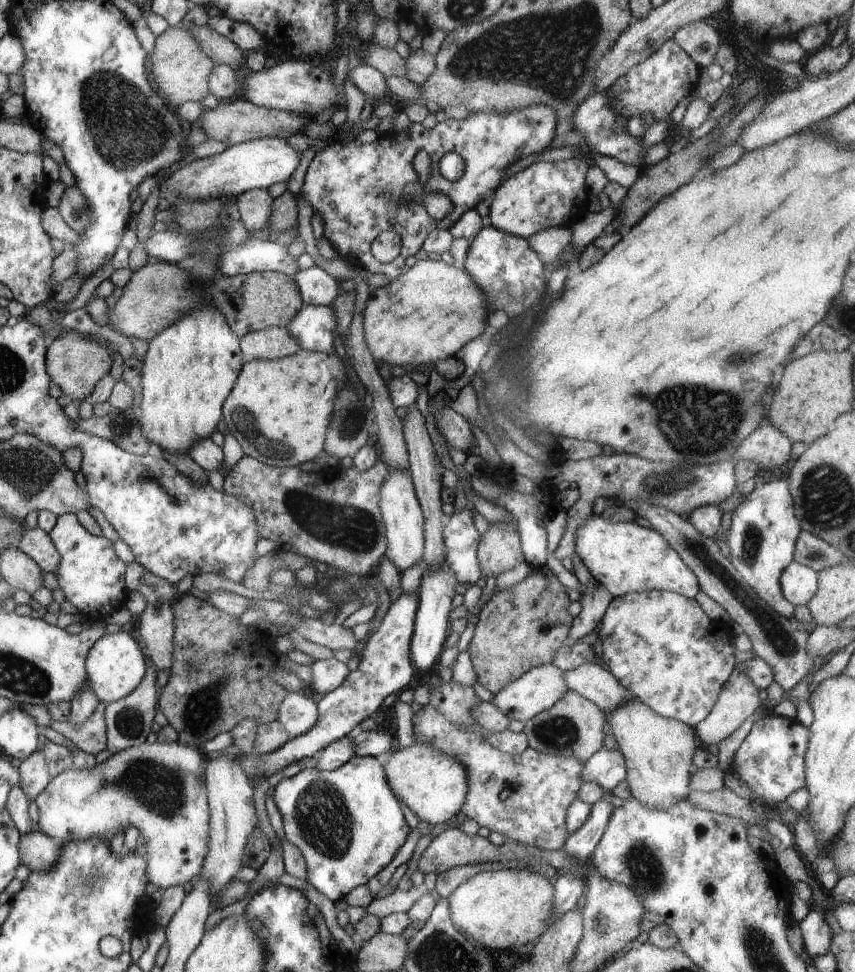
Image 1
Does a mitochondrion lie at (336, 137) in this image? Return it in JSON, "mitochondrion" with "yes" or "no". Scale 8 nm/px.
{"mitochondrion":"no"}

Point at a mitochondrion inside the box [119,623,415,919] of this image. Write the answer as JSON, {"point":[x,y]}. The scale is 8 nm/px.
{"point":[321,813]}

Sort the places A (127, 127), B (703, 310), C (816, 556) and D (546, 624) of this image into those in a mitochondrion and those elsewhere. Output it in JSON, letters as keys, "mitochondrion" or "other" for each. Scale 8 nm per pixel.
{"A":"mitochondrion","B":"other","C":"mitochondrion","D":"mitochondrion"}

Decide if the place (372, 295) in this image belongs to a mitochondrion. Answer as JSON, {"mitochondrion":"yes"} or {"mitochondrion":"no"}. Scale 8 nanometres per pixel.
{"mitochondrion":"no"}

